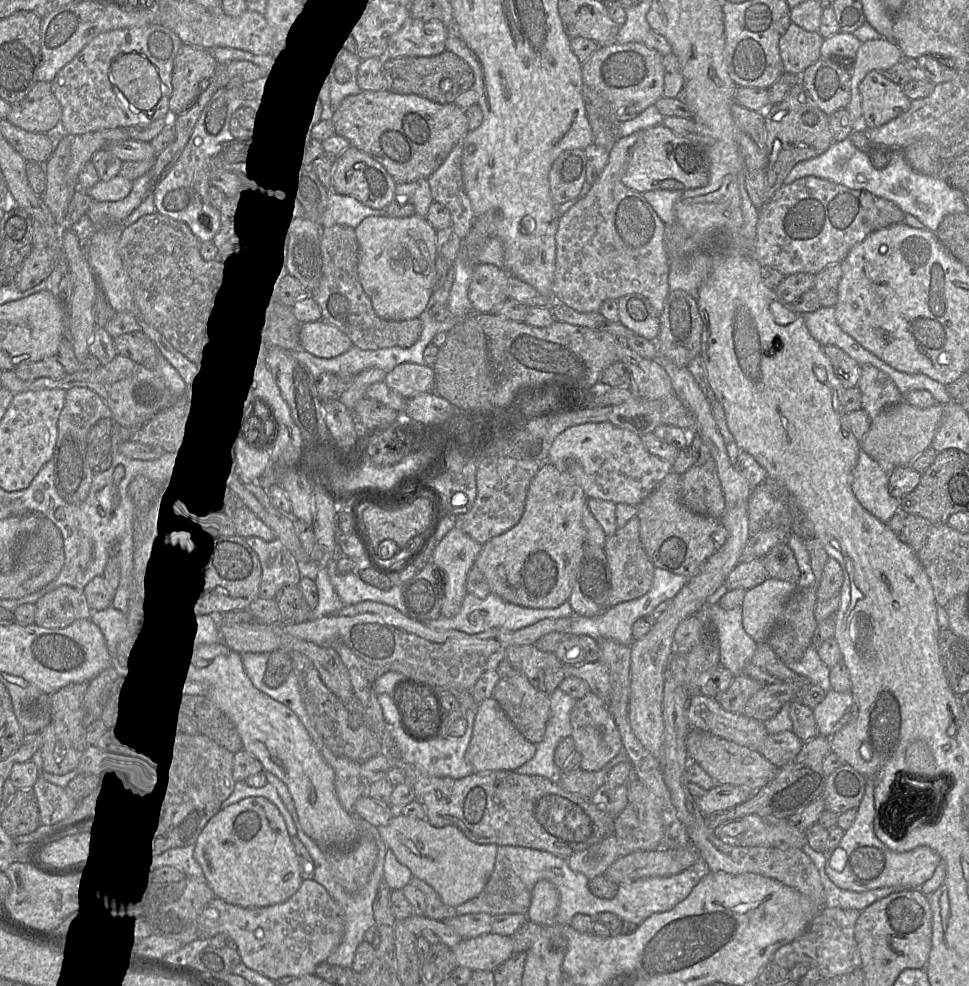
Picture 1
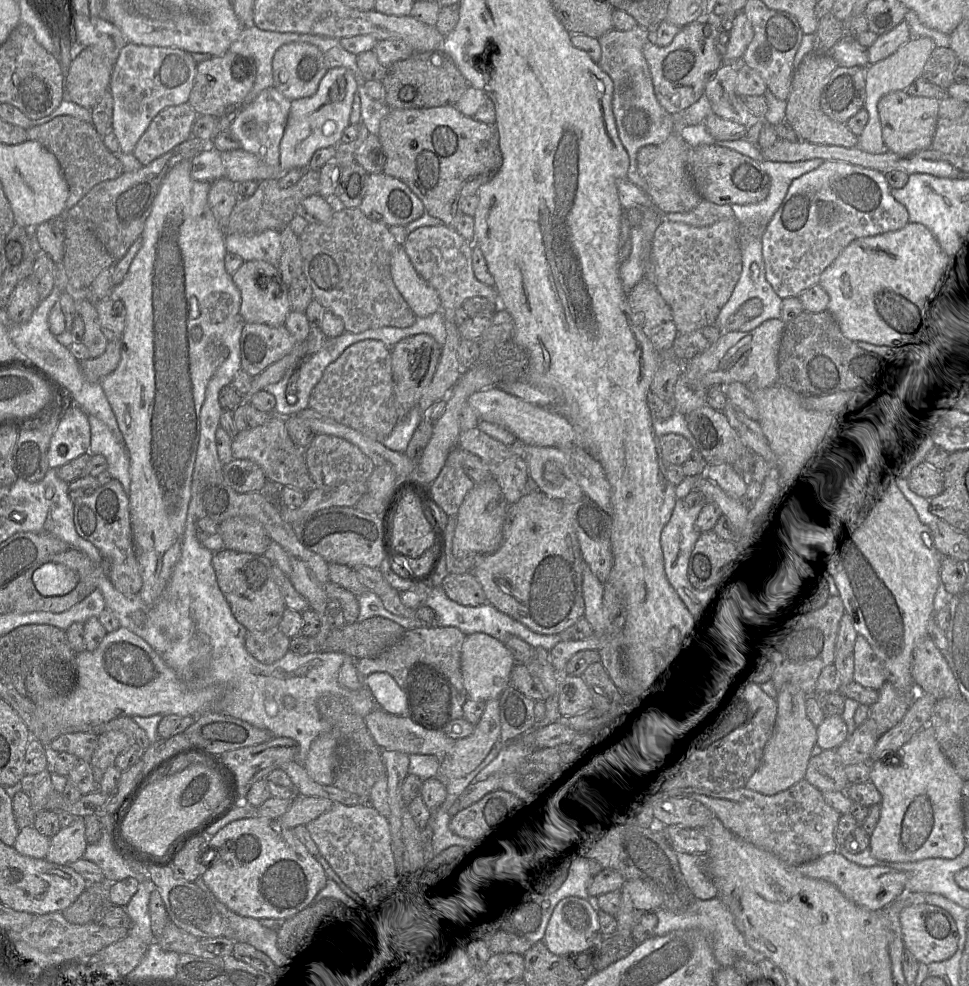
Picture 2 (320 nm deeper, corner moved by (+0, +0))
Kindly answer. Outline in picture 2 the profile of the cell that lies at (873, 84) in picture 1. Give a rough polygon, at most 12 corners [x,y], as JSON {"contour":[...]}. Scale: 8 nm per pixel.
{"contour":[[884,95],[877,109],[886,151],[929,149],[936,98]]}

